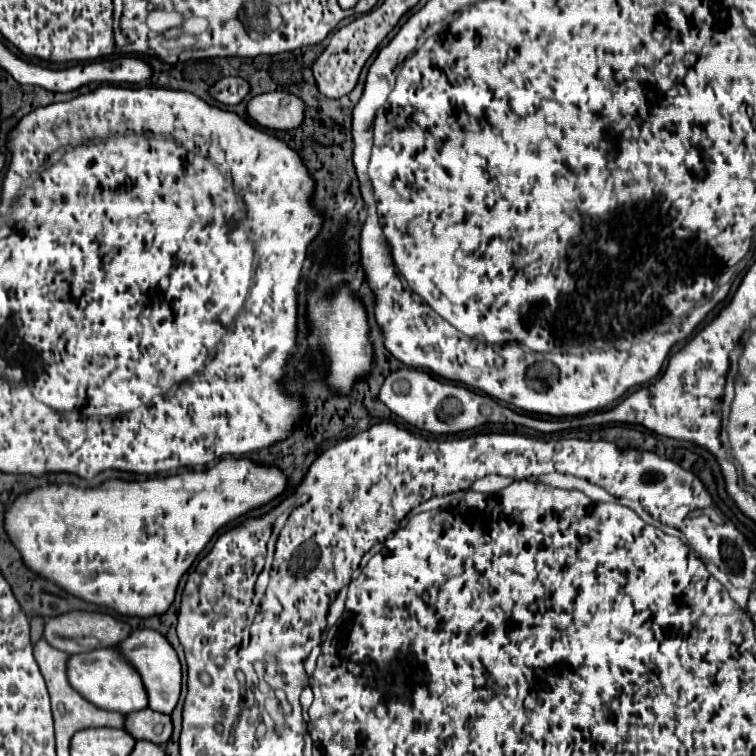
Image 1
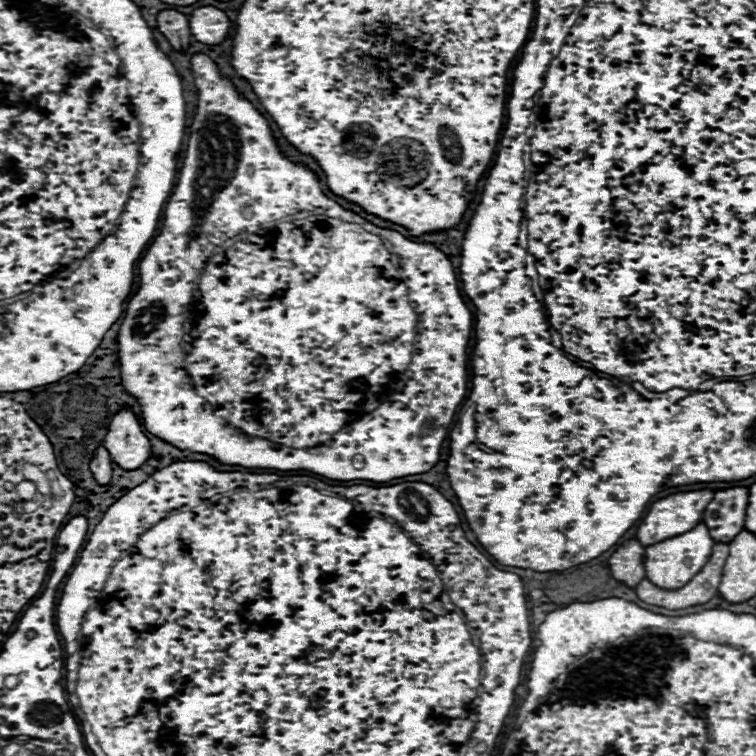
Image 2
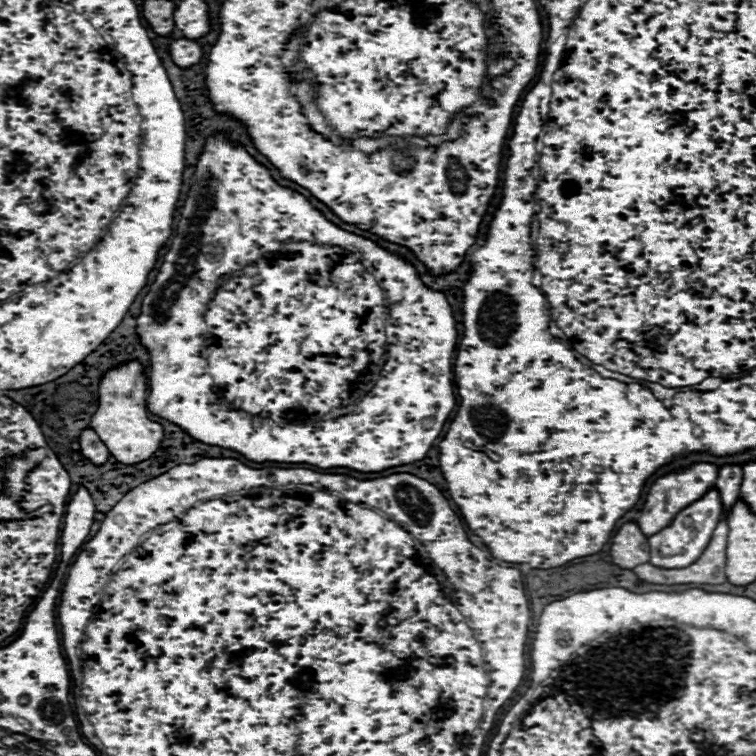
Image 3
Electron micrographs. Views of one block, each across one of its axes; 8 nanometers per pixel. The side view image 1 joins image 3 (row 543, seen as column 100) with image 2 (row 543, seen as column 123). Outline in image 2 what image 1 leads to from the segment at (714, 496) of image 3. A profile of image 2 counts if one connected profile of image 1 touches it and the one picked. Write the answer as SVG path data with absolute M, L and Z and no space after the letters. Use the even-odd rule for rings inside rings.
M704 520L698 522L698 526L694 530L688 530L680 536L668 538L664 542L652 544L646 548L644 554L644 570L646 570L646 578L652 580L656 586L666 588L666 590L674 590L684 586L694 574L698 574L702 570L702 566L708 562L710 552L712 552L714 540L704 524Z

